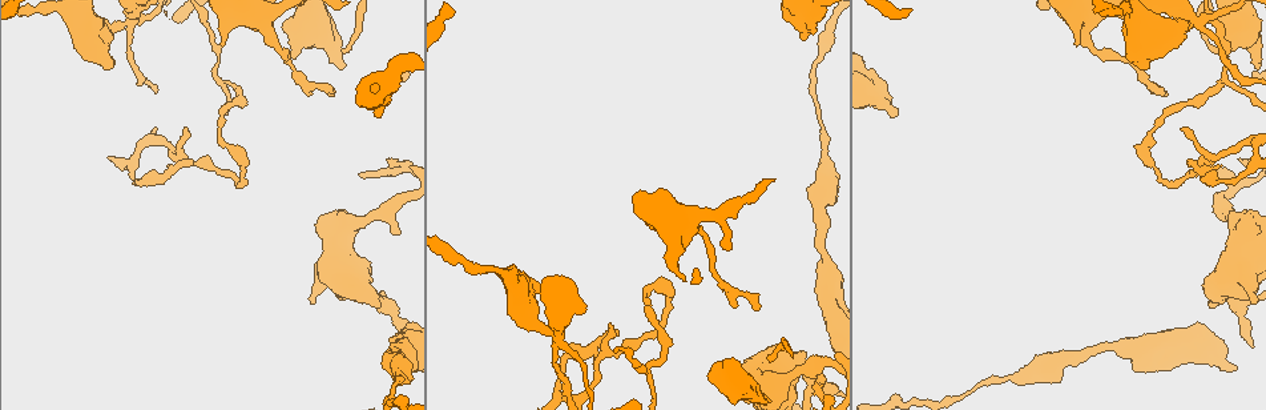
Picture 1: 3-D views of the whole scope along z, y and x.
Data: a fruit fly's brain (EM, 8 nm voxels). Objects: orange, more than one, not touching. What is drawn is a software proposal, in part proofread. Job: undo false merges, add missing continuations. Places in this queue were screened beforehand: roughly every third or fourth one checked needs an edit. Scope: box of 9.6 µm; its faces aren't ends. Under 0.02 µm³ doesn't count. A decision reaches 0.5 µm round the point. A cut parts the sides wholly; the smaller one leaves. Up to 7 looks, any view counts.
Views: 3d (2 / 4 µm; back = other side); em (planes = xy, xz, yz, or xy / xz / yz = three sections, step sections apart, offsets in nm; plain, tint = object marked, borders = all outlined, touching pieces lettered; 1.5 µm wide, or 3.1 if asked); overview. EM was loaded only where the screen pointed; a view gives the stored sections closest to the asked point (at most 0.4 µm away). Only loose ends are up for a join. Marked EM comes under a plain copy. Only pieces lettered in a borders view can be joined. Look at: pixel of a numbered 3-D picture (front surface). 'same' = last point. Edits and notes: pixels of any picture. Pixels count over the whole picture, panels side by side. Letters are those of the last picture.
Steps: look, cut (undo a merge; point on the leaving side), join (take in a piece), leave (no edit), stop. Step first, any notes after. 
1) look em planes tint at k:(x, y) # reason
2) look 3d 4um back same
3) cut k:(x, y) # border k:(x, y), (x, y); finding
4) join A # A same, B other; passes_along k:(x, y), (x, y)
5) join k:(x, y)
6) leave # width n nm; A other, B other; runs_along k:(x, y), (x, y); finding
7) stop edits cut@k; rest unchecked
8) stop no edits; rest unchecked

look em xy step 8 tint at 1:(222, 83) # arms part here

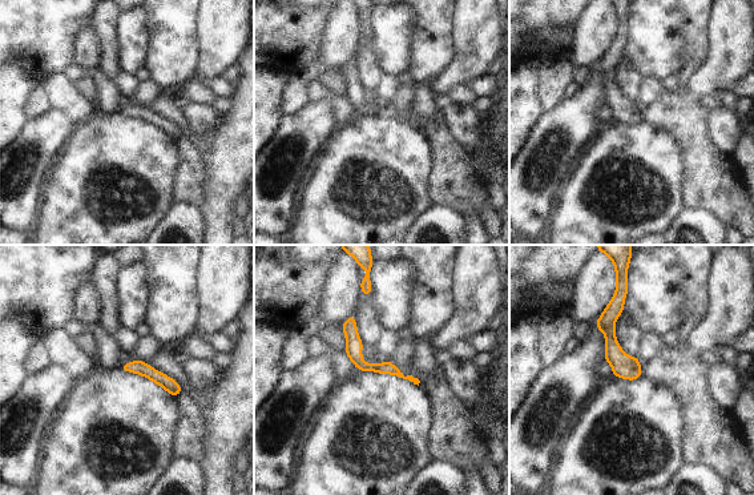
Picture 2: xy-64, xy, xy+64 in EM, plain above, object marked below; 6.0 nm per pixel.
look em planes tint same # another direction

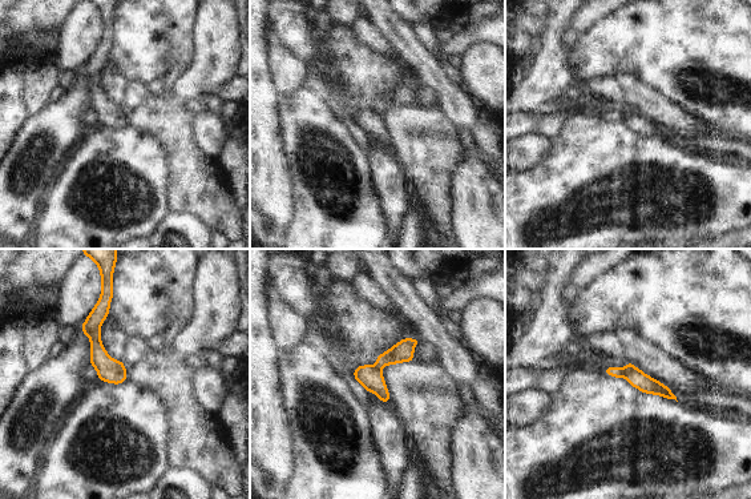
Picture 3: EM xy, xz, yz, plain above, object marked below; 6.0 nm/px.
look em planes borders same

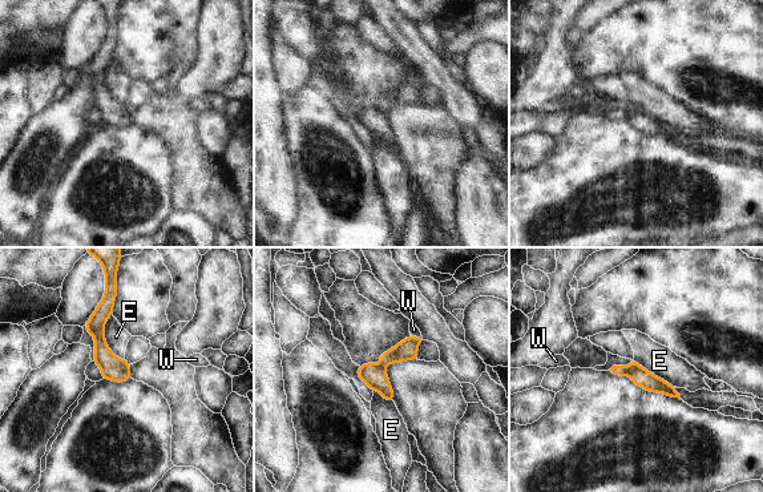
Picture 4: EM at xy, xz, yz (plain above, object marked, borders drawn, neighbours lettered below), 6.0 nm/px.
cut 4:(618, 370) # E other, W other; border 4:(626, 368), (628, 374); two neurons meet here

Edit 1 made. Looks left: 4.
look overview # redraw

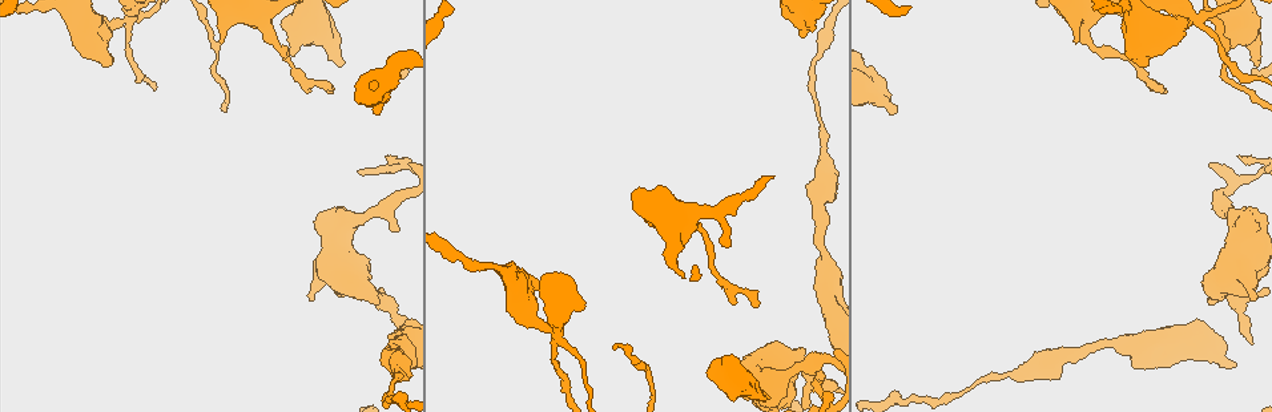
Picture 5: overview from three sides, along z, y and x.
look 3d 4um at 5:(1190, 14) # narrows sharply

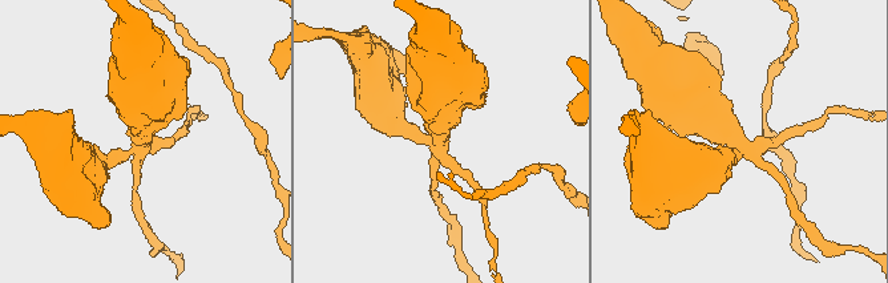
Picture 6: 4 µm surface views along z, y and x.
look em planes borders at 6:(737, 144) # arms 4; shape alone is not enough

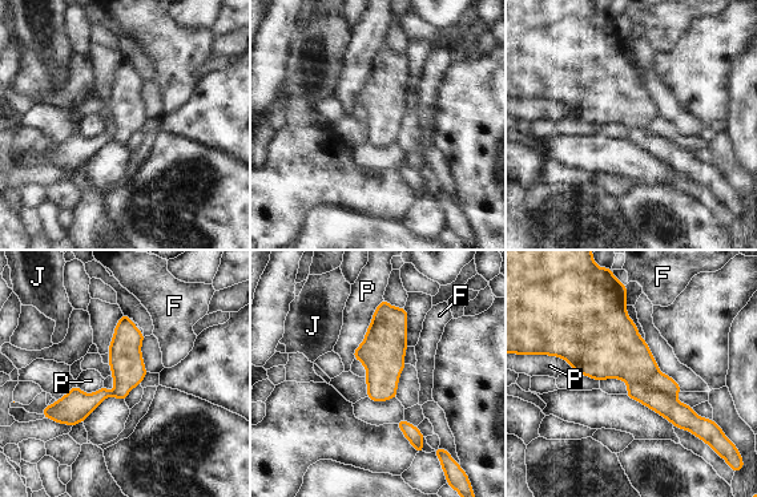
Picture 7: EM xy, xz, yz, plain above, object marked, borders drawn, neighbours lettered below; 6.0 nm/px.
leave # F other, J other, P other; runs_along 7:(127, 320), (125, 380), (61, 419); all the same neuron

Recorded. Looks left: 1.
look em xy step 8 borders at 5:(399, 229)

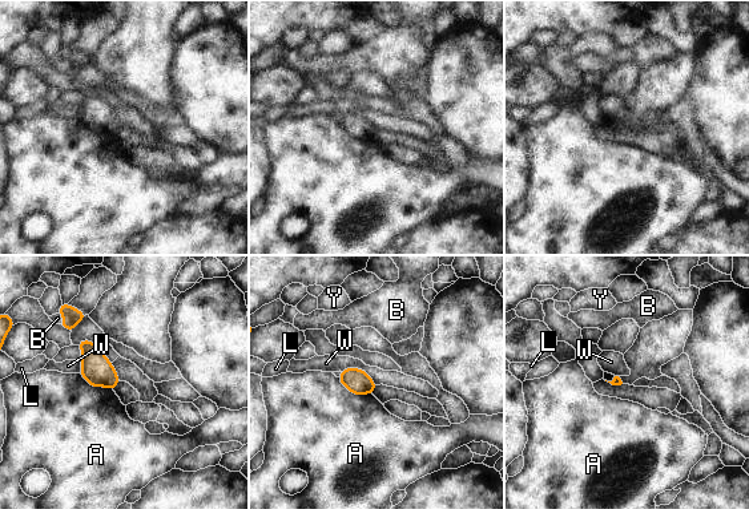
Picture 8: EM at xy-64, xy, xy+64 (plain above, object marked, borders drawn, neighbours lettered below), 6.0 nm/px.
leave # longest_contact W 240 nm; A other, B other, L other, W other, Y other; no lettered piece goes on from it

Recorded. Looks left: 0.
stop edits cut@4; rest unchecked

